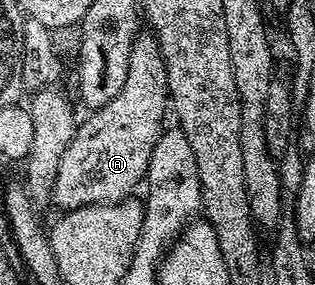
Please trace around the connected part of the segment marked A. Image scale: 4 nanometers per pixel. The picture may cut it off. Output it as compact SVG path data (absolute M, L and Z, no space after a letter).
M139 33L132 45L132 57L128 59L124 89L99 111L90 111L87 119L77 124L68 149L64 149L60 169L56 169L52 203L62 207L63 212L97 203L117 203L127 198L137 183L139 186L145 180L152 149L167 122L167 85L166 62L157 38L150 33Z

